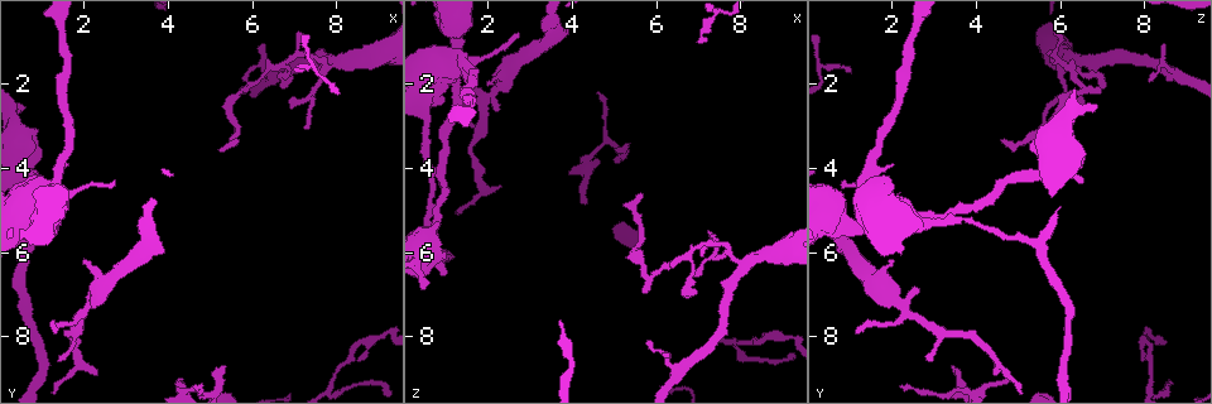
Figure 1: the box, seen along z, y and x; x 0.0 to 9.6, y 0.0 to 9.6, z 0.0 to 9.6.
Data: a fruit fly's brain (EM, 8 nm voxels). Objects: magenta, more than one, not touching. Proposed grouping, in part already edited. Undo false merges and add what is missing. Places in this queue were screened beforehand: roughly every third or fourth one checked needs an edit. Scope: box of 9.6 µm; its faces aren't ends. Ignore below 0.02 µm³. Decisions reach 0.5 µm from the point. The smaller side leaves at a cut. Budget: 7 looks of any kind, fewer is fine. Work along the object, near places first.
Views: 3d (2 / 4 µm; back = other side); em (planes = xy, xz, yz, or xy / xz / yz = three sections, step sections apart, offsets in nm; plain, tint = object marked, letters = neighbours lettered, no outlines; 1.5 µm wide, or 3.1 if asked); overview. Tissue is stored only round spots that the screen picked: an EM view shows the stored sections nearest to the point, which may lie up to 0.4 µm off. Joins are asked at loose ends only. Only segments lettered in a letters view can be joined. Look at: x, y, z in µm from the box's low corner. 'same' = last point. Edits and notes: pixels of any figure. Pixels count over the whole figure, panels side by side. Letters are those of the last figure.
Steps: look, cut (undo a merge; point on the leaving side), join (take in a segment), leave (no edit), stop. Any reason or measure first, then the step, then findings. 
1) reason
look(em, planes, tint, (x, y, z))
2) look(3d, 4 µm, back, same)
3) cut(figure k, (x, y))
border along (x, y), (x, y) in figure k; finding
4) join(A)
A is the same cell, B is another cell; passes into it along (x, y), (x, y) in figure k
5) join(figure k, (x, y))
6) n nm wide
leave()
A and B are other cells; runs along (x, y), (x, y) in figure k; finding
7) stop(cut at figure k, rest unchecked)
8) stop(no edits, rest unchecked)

free end
look(em, planes, letters, (2.25, 6.90, 2.55))

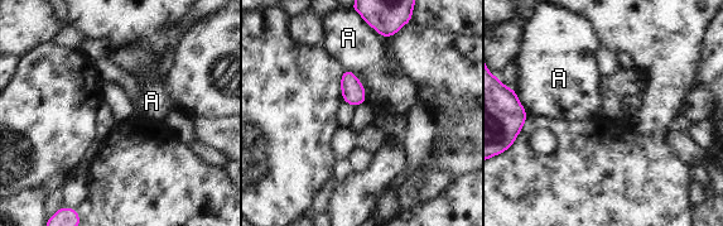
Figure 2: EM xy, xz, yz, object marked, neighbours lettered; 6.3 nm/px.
140 nm wide
leave()
A is another cell; border along (346, 68), (362, 85), (366, 101) in figure 2; no lettered segment goes on from it

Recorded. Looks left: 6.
look(3d, 4 µm, (3.85, 6.00, 0.65))

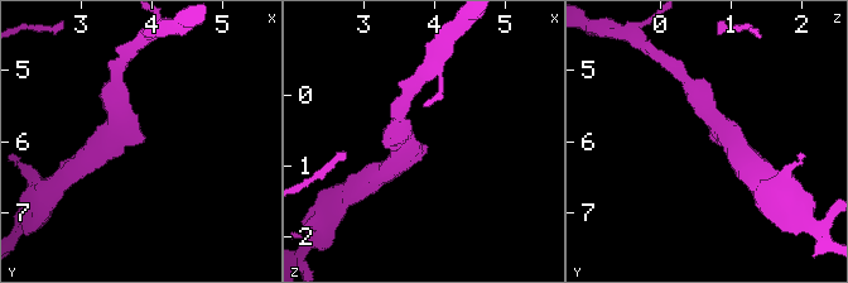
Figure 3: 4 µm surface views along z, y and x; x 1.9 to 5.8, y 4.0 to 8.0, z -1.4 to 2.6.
look(em, yz, step 4, tint, (3.90, 6.00, 0.70))

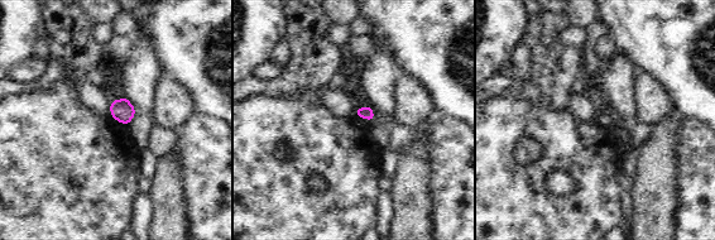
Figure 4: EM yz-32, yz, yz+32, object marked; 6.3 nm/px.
look(em, planes, letters, same)

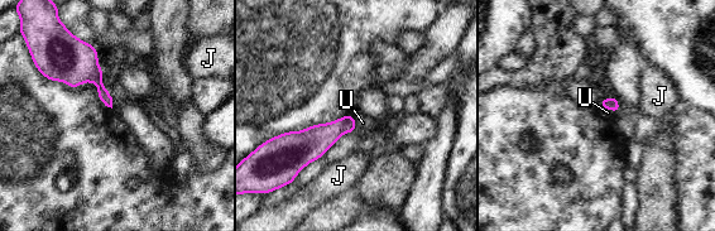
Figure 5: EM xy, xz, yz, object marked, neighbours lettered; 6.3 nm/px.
leave()
J and U are other cells; border along (353, 115), (358, 130) in figure 5; no lettered segment goes on from it

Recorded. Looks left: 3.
an open end
look(em, planes, plain, (5.35, 8.75, 3.45))

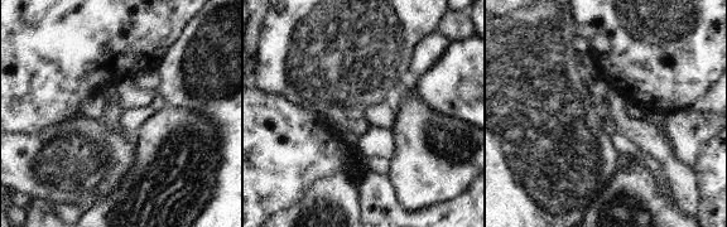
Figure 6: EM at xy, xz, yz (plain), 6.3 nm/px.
look(em, planes, letters, same)

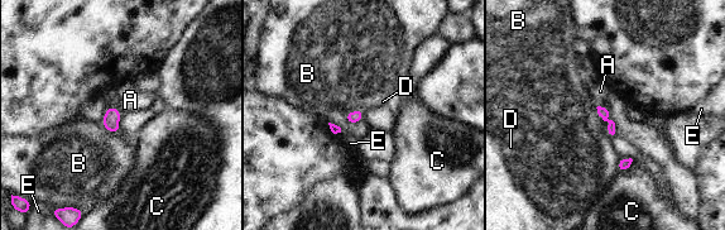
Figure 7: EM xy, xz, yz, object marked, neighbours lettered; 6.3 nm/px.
B touches over 140 nm
leave()
A, B, C, D and E are other cells; border along (598, 105), (606, 110) in figure 7; no lettered segment goes on from it

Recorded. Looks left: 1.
stop(no edits, rest unchecked)

